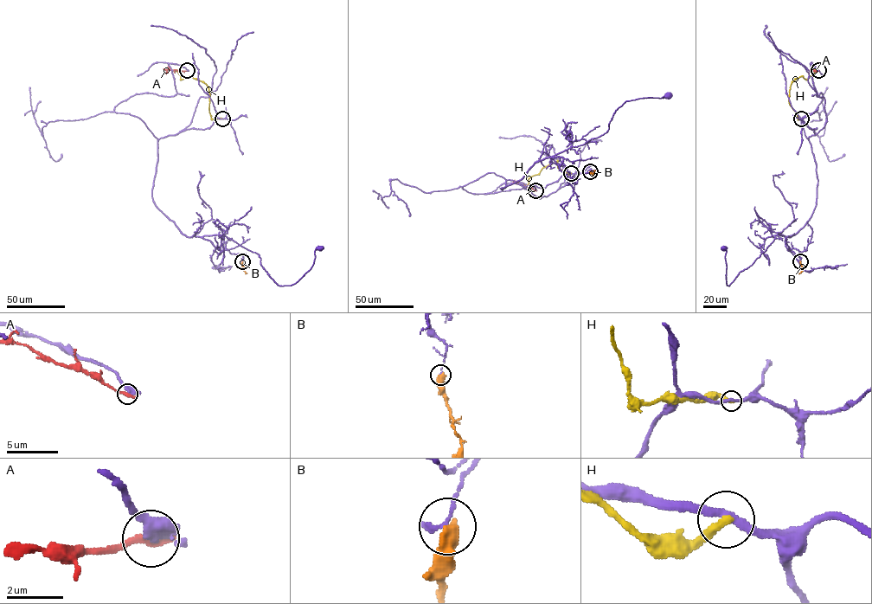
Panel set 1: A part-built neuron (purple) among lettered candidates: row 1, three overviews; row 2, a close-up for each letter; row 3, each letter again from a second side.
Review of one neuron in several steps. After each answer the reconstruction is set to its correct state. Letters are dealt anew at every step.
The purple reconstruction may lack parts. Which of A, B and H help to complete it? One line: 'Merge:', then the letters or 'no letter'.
Merge: no letter

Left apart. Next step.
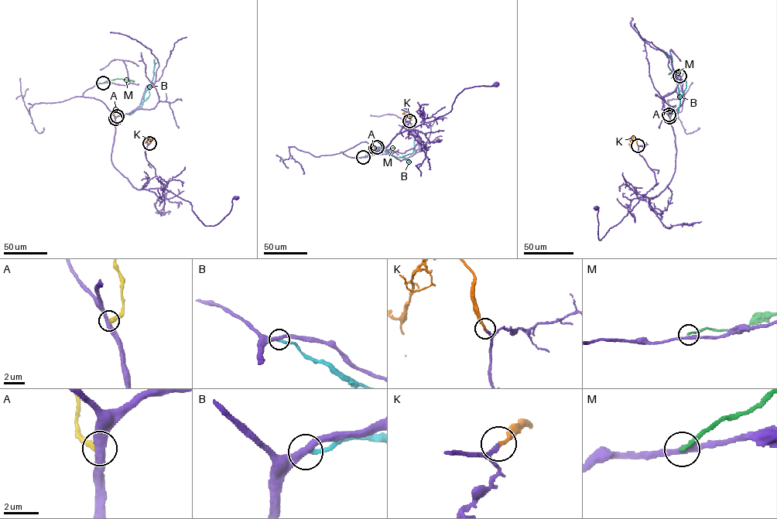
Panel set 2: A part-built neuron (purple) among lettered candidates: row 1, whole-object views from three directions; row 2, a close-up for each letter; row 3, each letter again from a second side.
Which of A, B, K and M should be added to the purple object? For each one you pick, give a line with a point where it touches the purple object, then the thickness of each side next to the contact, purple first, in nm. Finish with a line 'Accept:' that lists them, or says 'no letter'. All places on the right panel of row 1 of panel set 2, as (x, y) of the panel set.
K: Touches purple at (638, 145). Thickness 130 nm (purple) against 180 nm
Accept: K

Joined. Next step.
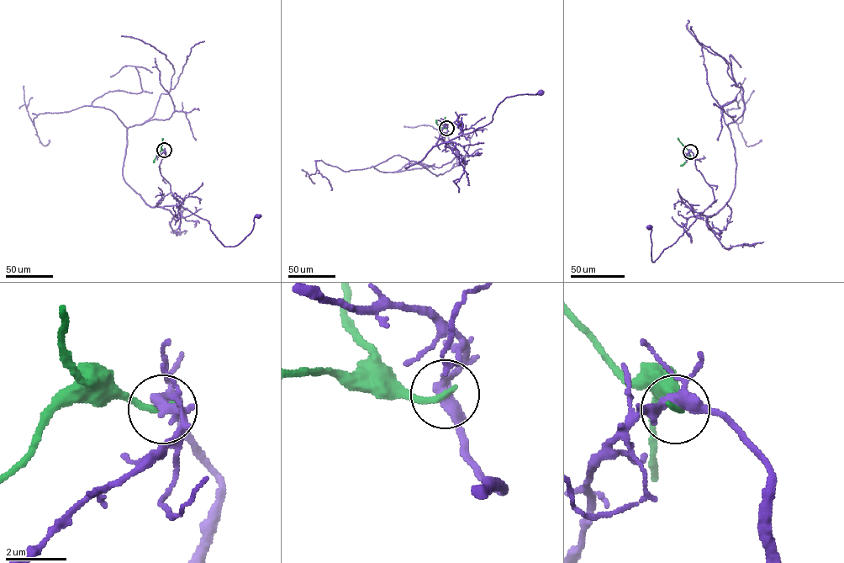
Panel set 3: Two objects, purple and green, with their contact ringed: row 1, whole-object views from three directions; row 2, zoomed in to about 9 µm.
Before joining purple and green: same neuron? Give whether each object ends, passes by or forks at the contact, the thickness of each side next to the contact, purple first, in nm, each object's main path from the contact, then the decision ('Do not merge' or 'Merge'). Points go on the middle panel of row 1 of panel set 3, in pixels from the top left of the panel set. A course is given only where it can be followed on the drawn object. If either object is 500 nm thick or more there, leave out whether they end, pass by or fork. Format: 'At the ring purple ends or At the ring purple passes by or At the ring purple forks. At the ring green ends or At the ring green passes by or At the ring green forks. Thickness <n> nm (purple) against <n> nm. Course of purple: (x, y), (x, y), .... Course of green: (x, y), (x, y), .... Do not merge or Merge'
At the ring purple forks. At the ring green ends. Thickness 320 nm (purple) against 220 nm. Course of purple: (446, 128), (441, 137), (453, 149), (440, 138), (436, 143), (490, 123), (507, 97), (540, 92). Course of green: (446, 128), (440, 127), (436, 119). Do not merge

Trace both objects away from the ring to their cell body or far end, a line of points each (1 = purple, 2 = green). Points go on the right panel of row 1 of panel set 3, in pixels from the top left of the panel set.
1: (690, 151), (696, 169), (712, 188), (714, 200), (702, 213), (709, 216), (698, 215), (654, 262), (649, 226)
2: (690, 151), (689, 156), (680, 166)

